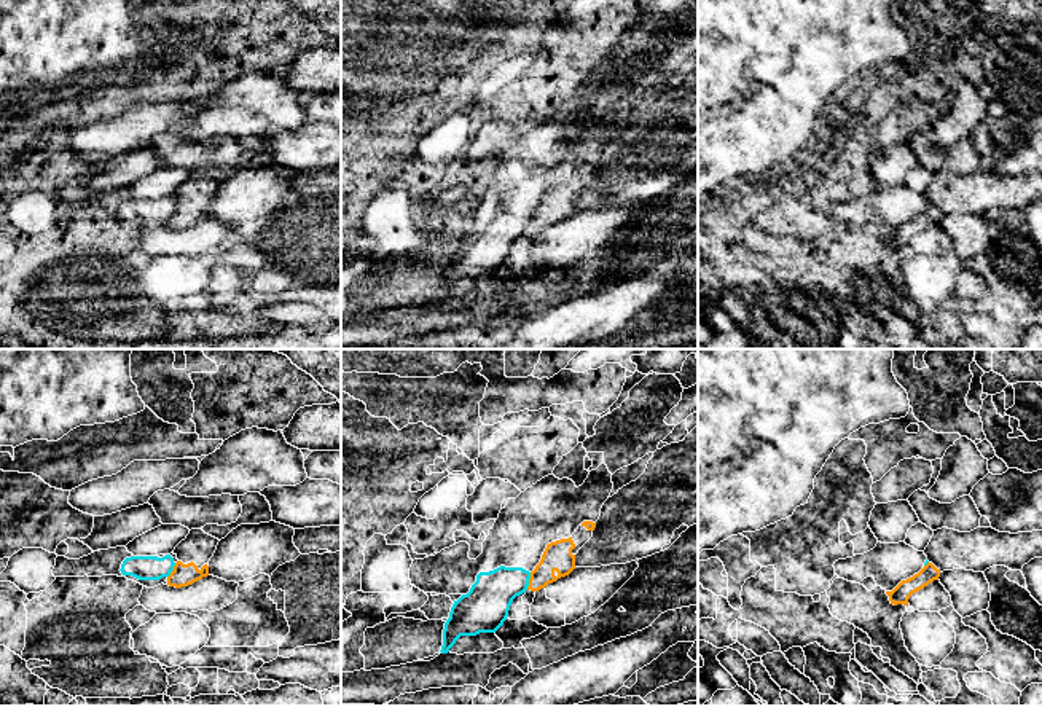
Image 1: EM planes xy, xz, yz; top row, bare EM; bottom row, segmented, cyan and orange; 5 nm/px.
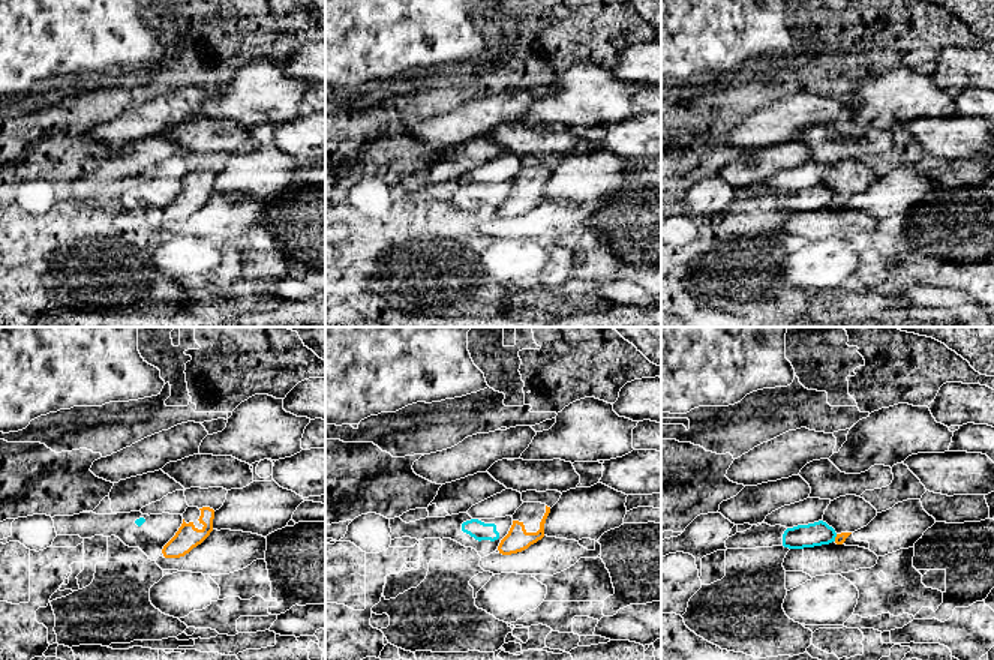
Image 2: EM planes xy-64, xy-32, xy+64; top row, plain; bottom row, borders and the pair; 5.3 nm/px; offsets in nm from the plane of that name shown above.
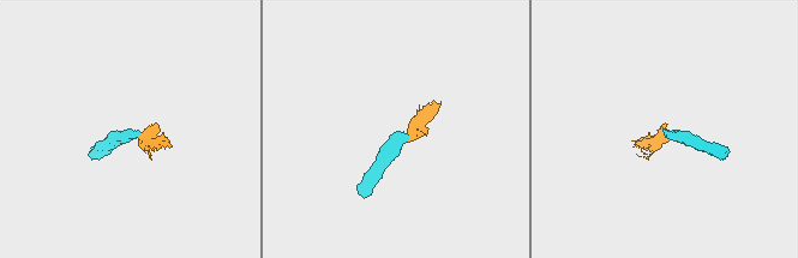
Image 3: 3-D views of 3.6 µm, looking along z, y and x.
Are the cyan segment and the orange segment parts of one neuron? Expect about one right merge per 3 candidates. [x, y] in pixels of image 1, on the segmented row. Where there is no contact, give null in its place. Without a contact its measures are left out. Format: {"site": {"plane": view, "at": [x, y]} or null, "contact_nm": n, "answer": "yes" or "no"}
{"site": {"plane": "xz", "at": [528, 580]}, "contact_nm": 90, "answer": "no"}

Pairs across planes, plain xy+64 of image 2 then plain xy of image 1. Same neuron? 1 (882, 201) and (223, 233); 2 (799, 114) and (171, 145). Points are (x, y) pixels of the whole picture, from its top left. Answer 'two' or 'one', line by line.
1: two
2: two

